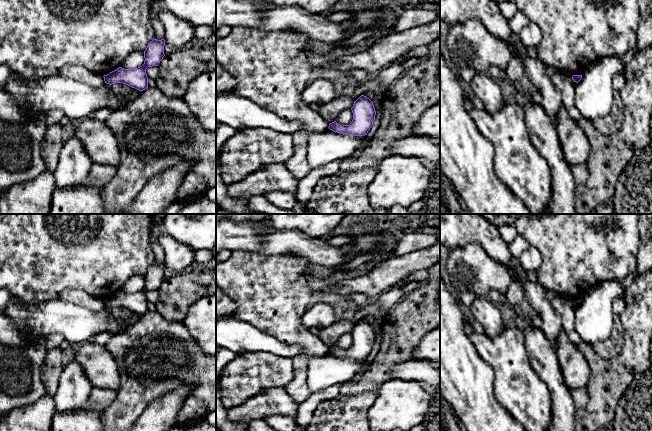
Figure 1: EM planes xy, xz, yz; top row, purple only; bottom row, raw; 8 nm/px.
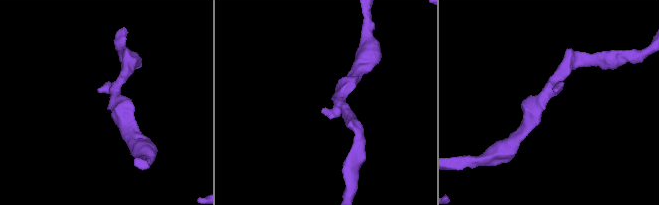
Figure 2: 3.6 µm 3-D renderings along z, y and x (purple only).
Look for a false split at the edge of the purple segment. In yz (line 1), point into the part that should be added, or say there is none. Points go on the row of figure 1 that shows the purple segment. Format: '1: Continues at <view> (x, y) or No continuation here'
1: No continuation here

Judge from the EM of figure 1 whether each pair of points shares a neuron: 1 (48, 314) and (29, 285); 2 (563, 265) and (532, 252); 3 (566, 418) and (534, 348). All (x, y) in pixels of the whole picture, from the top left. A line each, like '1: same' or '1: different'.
1: different
2: different
3: same

